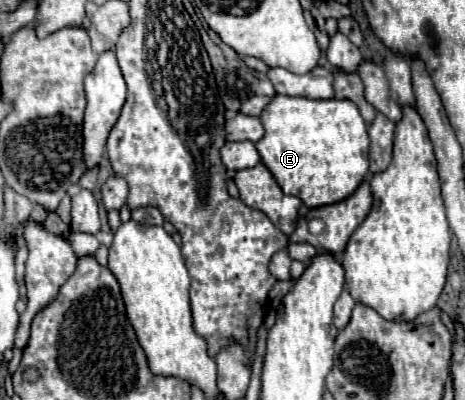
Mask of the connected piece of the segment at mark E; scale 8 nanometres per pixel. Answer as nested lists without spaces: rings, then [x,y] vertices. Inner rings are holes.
[[[275,95],[269,101],[269,107],[265,107],[265,111],[259,115],[259,119],[265,129],[265,135],[261,137],[261,141],[257,141],[261,161],[269,167],[283,193],[299,197],[307,207],[321,207],[343,201],[369,175],[367,125],[353,101]]]

